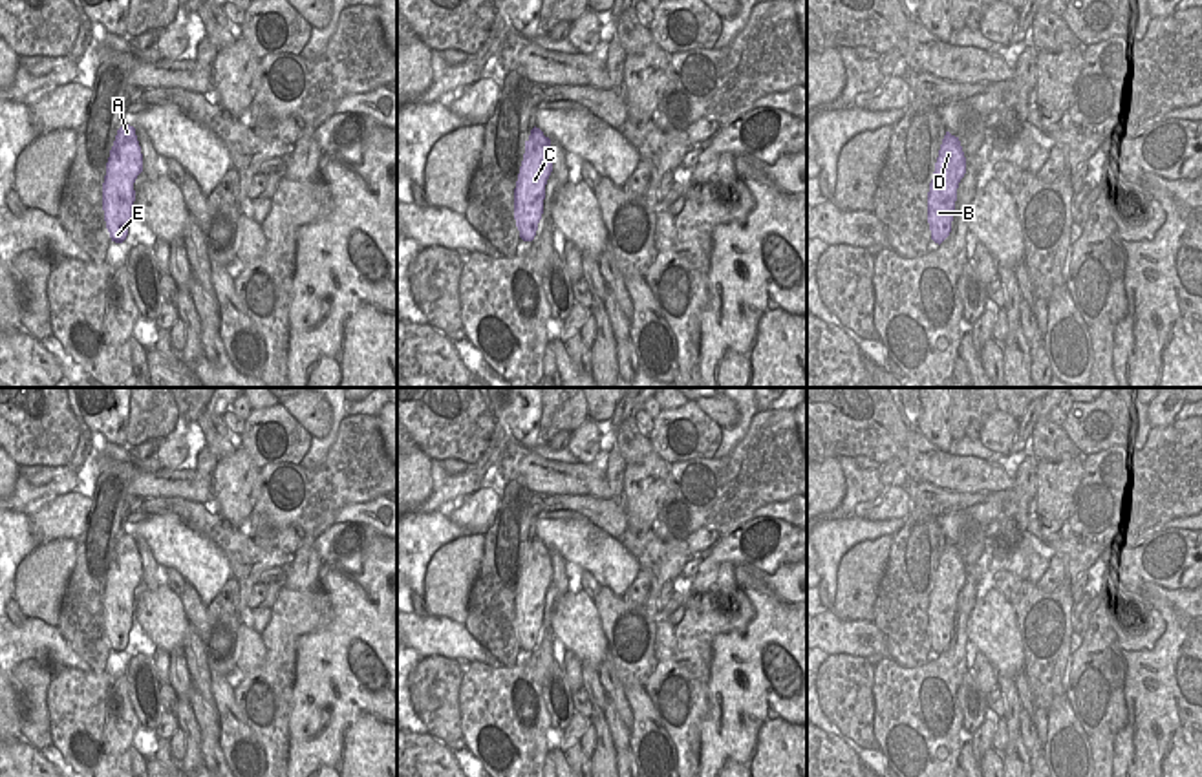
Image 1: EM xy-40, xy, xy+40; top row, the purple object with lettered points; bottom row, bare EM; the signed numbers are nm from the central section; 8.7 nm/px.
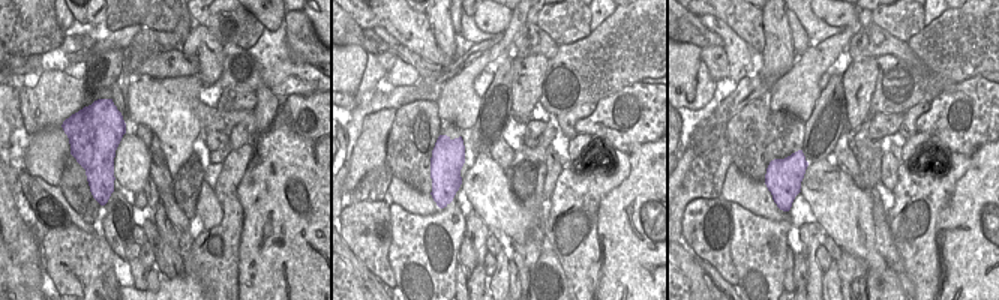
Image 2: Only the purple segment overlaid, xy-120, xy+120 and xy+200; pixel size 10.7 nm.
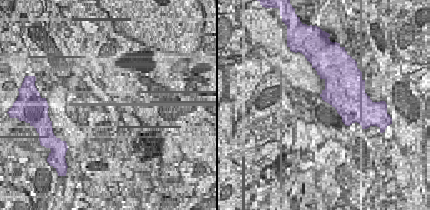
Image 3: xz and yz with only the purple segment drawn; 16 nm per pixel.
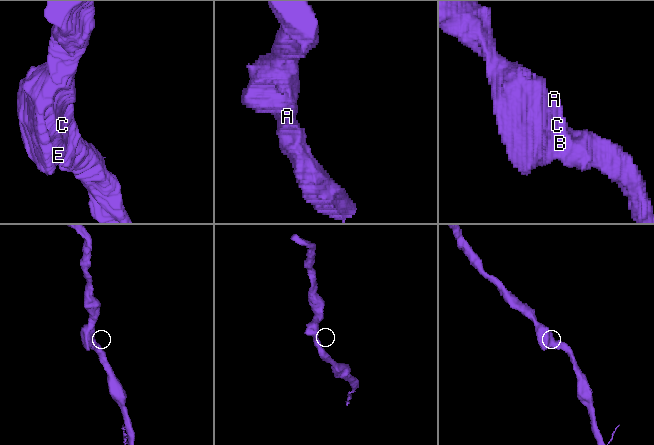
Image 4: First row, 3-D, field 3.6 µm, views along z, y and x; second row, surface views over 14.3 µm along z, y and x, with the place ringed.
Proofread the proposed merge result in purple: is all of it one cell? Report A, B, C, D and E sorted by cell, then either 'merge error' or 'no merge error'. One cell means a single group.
groups A B C D E; no merge error

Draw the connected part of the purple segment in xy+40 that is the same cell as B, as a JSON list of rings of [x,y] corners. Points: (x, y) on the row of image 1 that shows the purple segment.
[[[946,132],[928,192],[928,223],[931,230],[931,239],[939,245],[951,232],[957,188],[964,174],[966,157],[961,141],[959,137]]]

